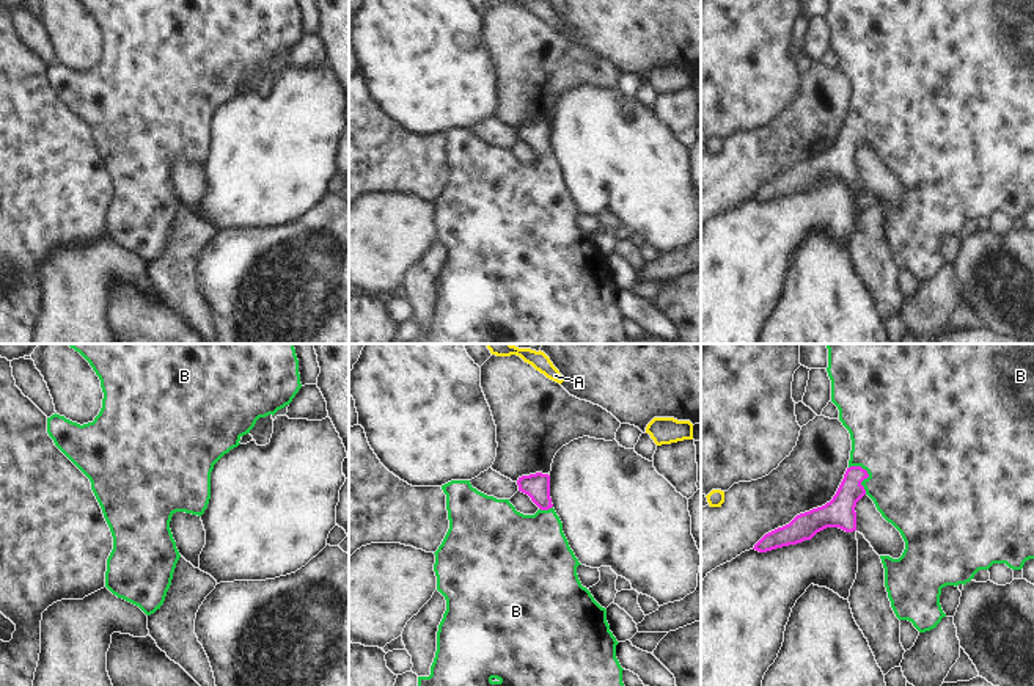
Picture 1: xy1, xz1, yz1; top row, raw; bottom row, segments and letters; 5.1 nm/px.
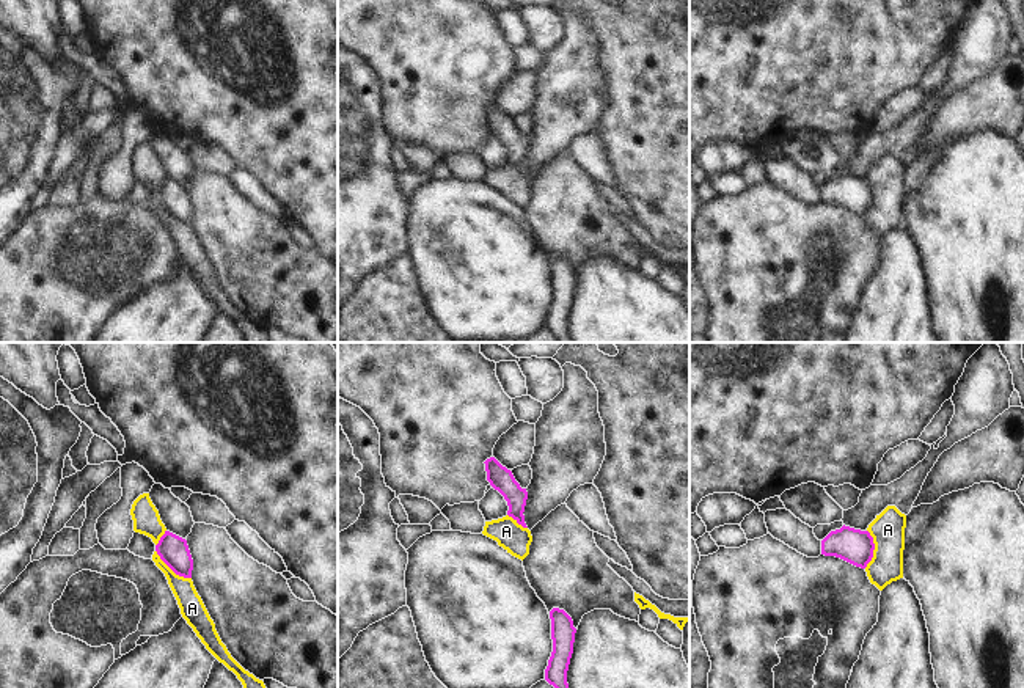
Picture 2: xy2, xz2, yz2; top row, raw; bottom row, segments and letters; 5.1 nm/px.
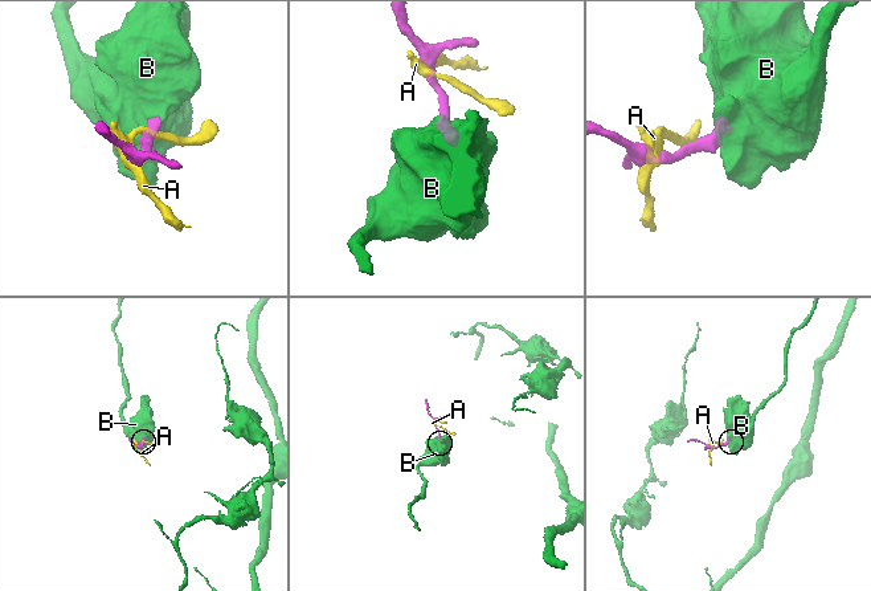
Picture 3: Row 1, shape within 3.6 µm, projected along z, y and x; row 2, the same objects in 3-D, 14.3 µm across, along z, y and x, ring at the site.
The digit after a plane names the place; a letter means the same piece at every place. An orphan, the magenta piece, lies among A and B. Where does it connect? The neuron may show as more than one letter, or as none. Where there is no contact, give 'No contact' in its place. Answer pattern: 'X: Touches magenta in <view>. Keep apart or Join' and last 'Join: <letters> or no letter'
A: Touches magenta in xy2. Keep apart
B: Touches magenta in yz1. Join
Join: B.

